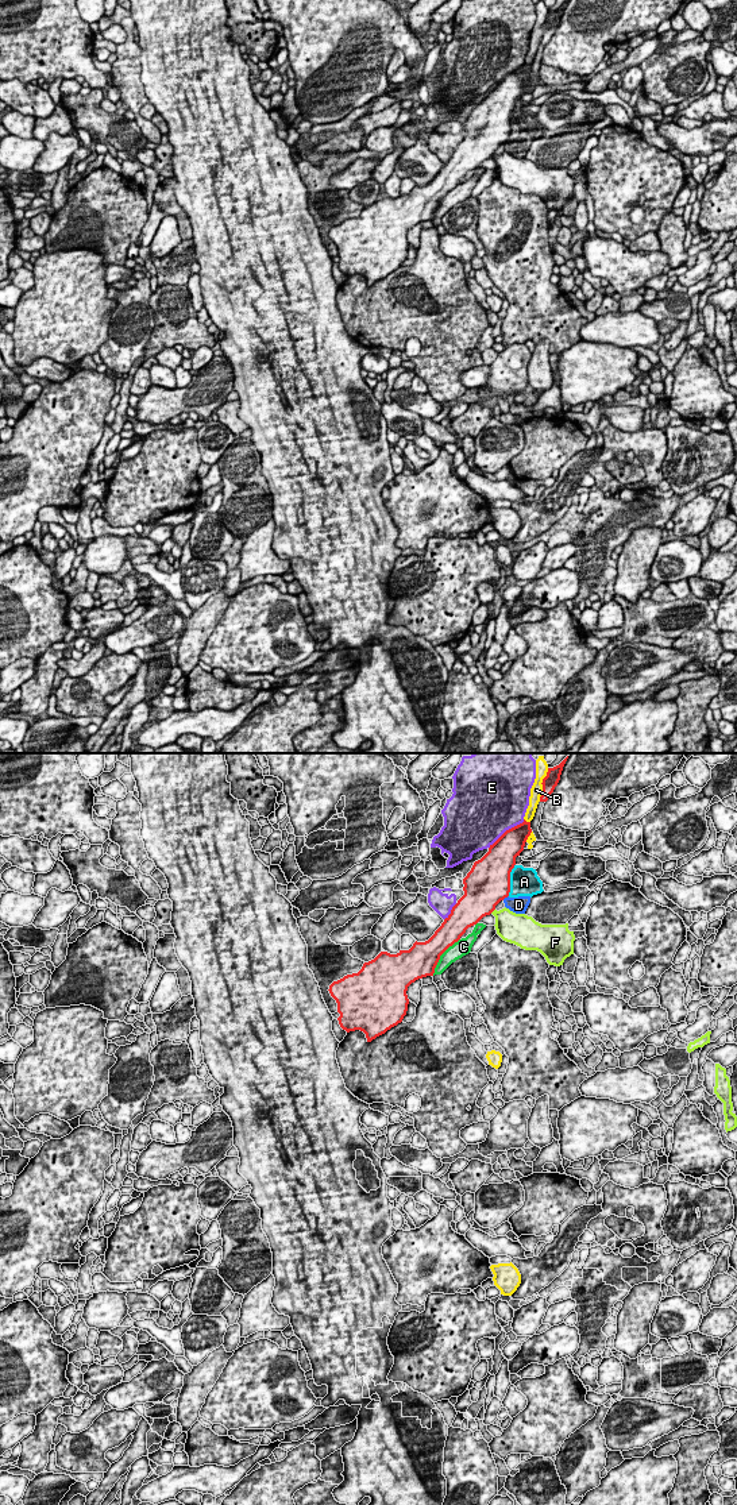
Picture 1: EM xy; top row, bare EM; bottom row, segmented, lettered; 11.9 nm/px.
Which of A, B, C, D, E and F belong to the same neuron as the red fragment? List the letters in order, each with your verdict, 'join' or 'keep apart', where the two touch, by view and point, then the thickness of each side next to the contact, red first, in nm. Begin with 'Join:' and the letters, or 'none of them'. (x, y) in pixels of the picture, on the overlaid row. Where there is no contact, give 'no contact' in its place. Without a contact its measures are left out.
Join: none of them
A: keep apart | xy (509, 880) | 500/360 nm
B: keep apart | xy (541, 783) | 180/160 nm
C: keep apart | xy (440, 954) | 380/190 nm
D: keep apart | xy (505, 896) | 500/190 nm
E: keep apart | xy (506, 830) | 320/500 nm
F: keep apart | xy (492, 911) | 440/320 nm

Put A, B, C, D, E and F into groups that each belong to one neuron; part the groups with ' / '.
A D / B / C / E / F

